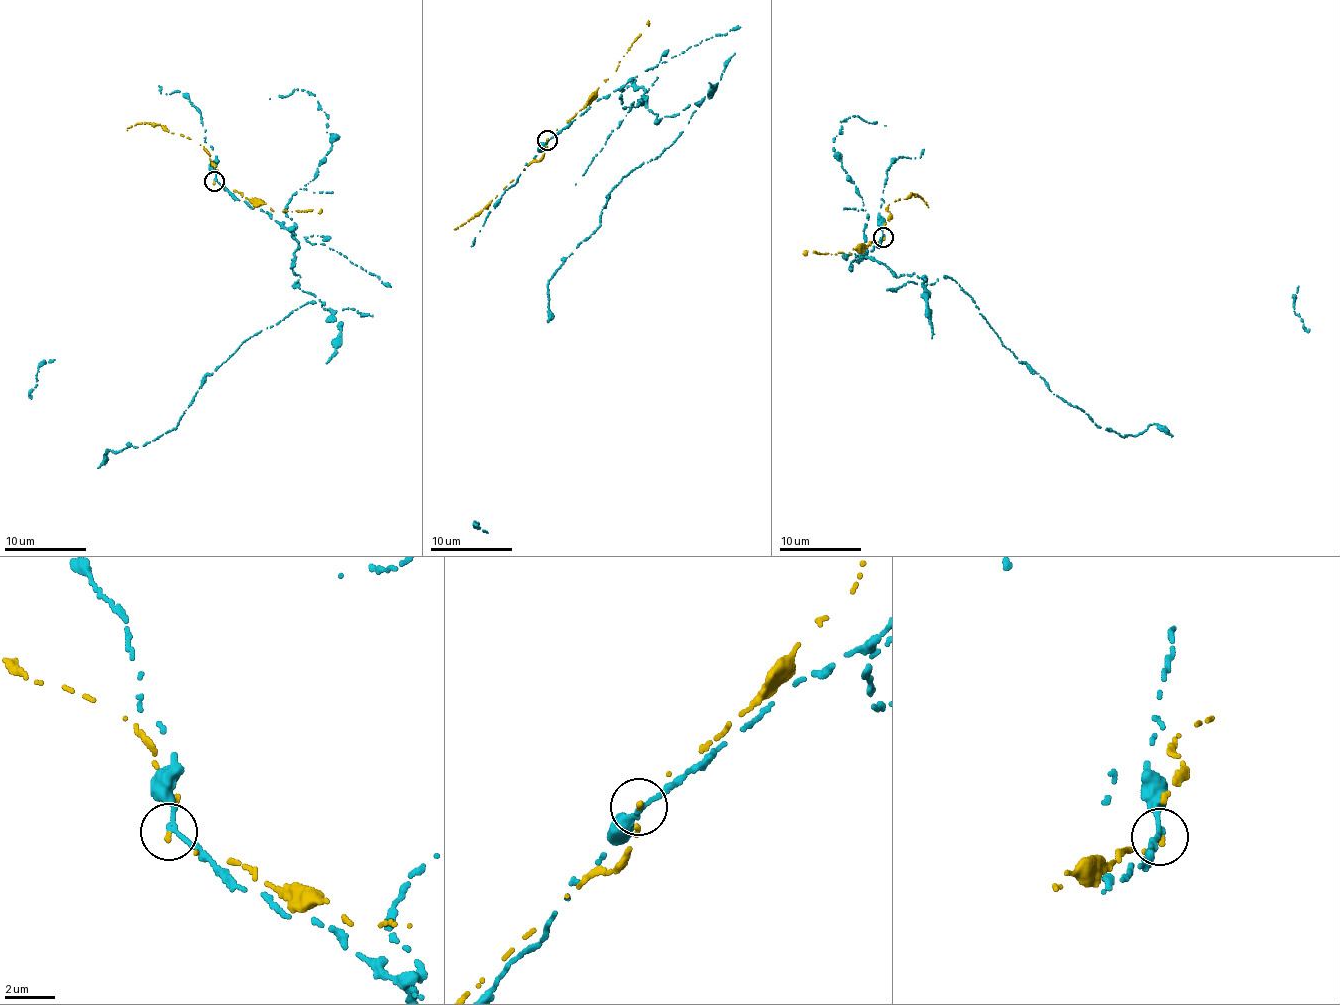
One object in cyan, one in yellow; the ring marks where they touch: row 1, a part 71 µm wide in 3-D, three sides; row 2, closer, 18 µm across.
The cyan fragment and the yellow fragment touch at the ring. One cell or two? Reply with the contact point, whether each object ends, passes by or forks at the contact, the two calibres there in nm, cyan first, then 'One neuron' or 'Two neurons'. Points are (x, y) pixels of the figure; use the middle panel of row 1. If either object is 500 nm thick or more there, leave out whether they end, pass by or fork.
Place: (547, 140). At the ring cyan passes by. At the ring yellow ends. Thickness 180 nm (cyan) against 160 nm. Two neurons

